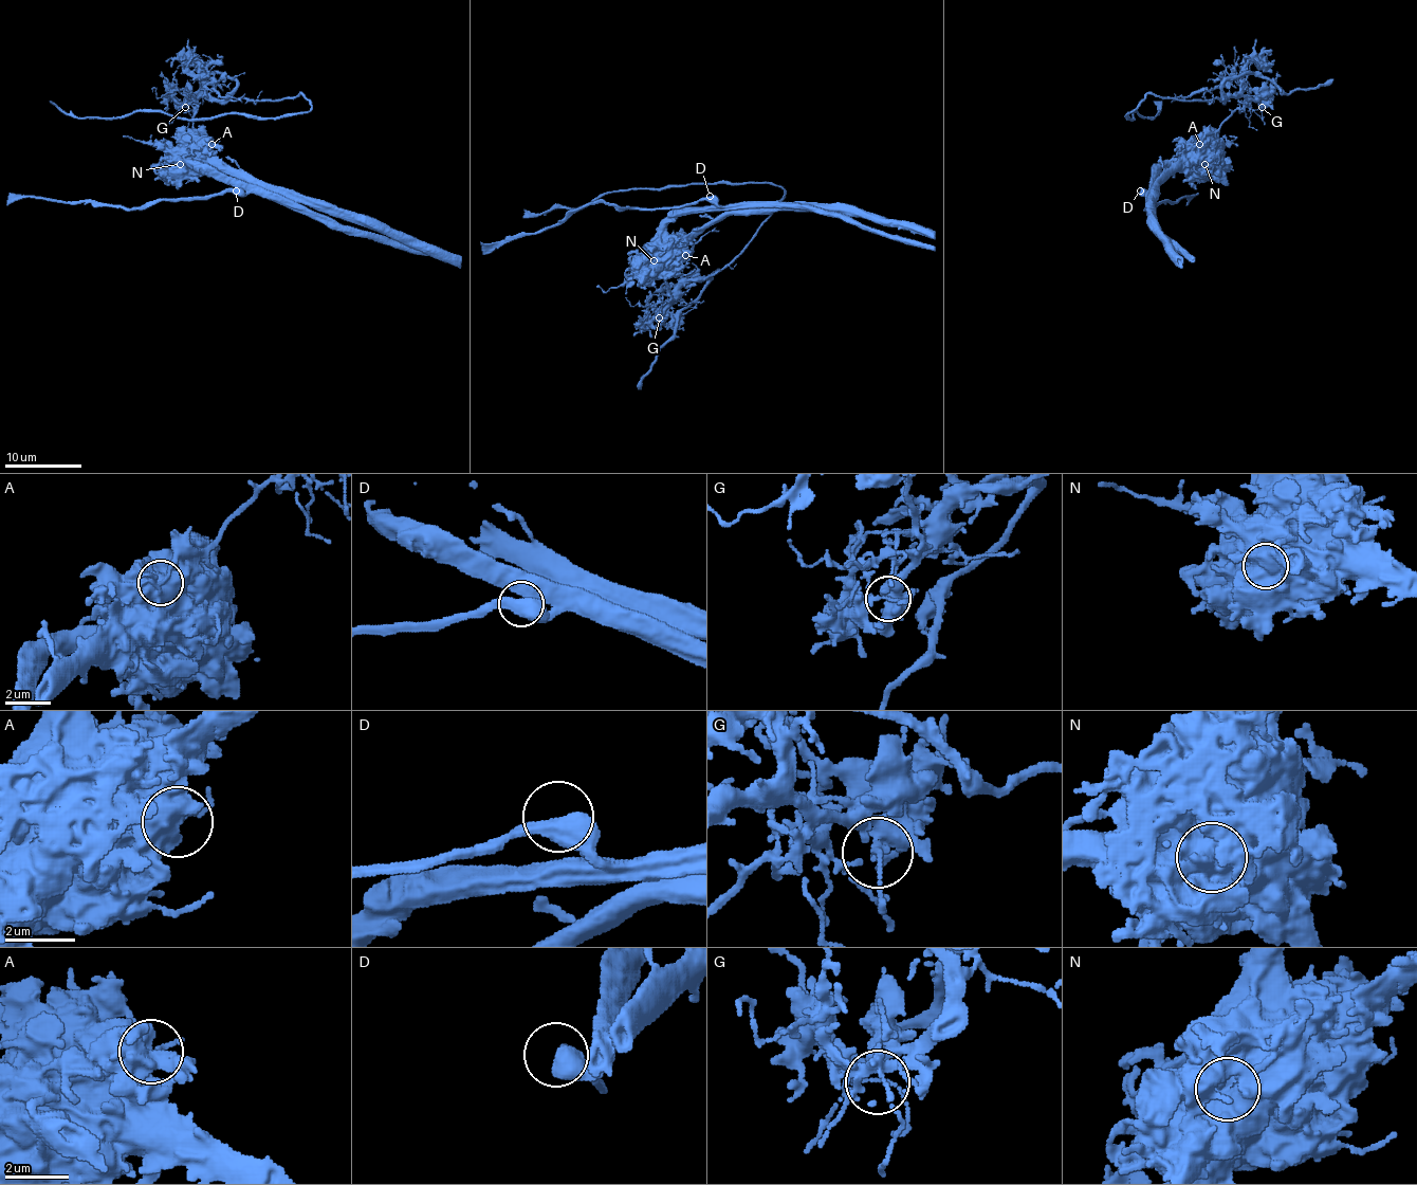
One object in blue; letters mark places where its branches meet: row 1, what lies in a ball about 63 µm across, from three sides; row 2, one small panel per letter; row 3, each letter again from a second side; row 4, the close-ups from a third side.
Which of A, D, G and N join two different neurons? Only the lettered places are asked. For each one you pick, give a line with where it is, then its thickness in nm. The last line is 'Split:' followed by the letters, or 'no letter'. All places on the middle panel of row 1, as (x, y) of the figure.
A: place (685, 255); calibre 200 nm
N: place (654, 260); calibre 1350 nm
Split: A, N

